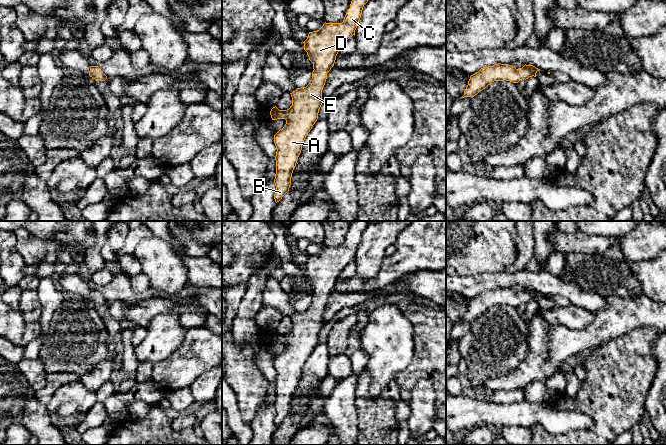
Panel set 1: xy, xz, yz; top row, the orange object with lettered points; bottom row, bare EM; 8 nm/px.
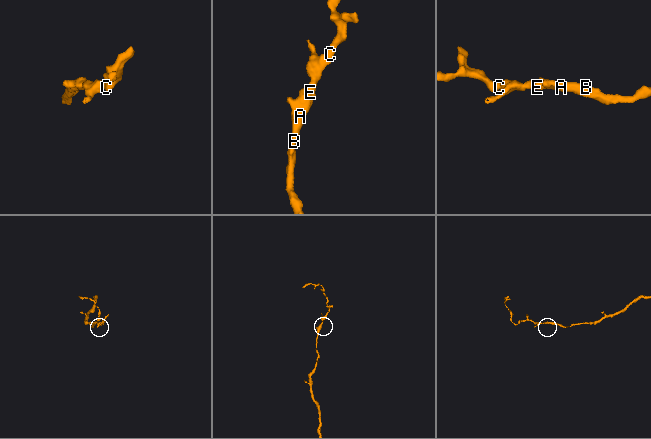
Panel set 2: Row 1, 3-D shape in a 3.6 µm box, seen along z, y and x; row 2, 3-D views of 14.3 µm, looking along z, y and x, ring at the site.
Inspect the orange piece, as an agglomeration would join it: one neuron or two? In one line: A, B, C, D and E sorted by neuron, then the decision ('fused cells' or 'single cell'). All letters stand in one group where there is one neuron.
A B C D E; single cell

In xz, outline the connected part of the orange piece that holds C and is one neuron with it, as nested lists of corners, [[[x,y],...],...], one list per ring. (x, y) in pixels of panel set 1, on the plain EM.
[[[354,221],[342,247],[325,246],[319,254],[309,256],[303,267],[304,274],[313,287],[312,303],[306,311],[297,312],[290,317],[292,330],[289,333],[279,334],[275,330],[270,335],[272,344],[286,344],[285,350],[274,359],[277,373],[274,403],[276,427],[289,415],[303,366],[318,343],[327,297],[334,290],[341,271],[355,259],[363,231],[368,224],[368,221]]]

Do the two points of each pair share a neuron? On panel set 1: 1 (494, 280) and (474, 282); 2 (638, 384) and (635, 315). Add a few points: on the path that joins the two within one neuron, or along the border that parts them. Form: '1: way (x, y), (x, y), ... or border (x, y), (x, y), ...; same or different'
1: way (489, 281), (479, 282); same
2: border (655, 328), (638, 327), (614, 338); different

